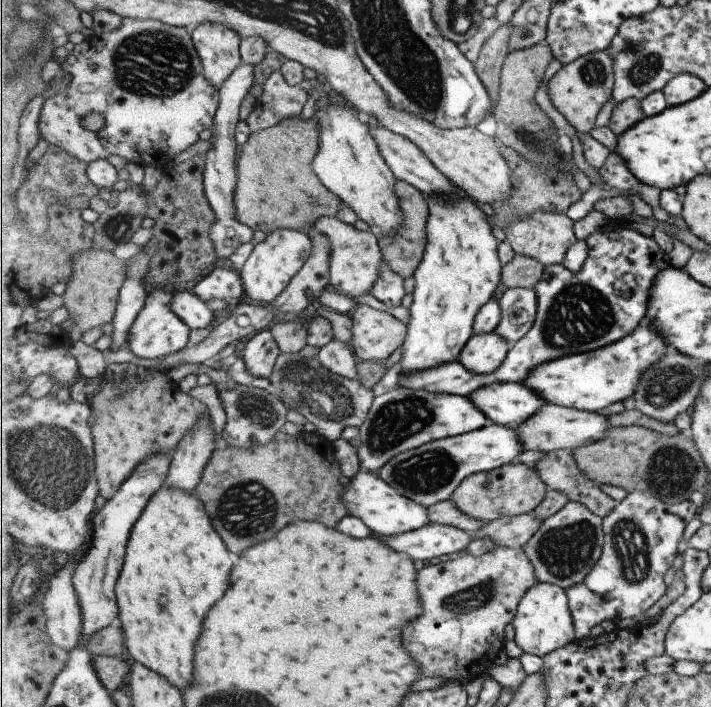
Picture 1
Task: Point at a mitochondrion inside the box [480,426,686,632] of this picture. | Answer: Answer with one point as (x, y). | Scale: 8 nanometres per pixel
(565, 552)

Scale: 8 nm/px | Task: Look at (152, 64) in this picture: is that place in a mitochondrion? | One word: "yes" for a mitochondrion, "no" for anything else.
yes

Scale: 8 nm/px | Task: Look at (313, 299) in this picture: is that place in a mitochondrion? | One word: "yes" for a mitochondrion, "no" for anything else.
no

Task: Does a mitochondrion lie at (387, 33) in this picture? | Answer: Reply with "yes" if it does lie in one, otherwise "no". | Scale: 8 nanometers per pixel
yes

